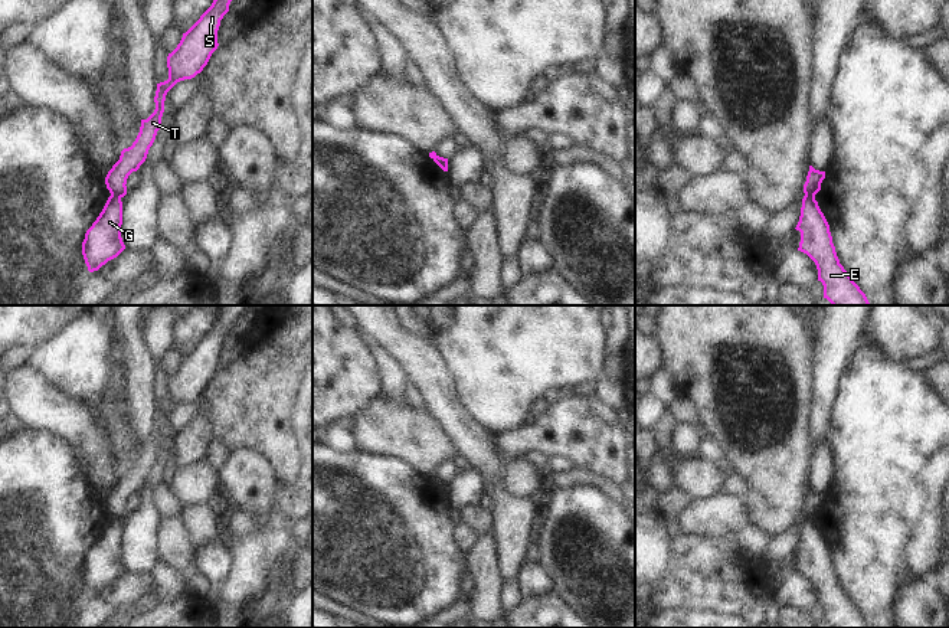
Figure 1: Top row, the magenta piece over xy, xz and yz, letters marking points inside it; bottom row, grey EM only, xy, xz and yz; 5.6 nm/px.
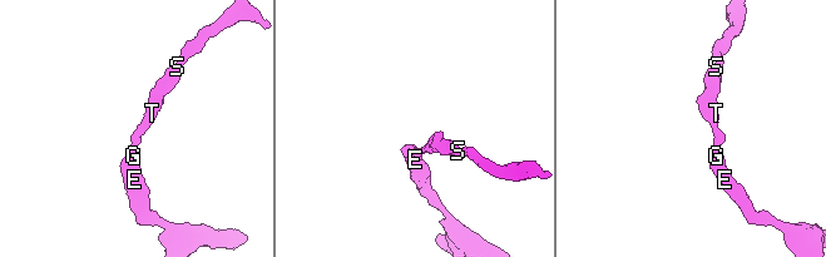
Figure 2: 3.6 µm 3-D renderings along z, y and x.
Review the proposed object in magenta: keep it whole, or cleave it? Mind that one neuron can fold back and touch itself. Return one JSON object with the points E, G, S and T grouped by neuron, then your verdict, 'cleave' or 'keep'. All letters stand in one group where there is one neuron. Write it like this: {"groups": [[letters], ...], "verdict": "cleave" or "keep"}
{"groups": [["E", "G"], ["S", "T"]], "verdict": "cleave"}

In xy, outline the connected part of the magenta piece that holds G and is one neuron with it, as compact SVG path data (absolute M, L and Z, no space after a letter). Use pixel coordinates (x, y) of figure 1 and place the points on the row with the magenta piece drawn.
M111 194L82 242L82 255L89 272L98 271L125 249L121 225L122 202Z

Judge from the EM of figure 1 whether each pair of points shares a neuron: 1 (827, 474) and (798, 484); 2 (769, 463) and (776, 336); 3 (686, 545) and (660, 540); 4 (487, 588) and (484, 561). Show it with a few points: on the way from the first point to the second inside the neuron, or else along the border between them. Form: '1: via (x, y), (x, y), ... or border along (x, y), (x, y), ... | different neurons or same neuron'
1: border along (812, 448), (808, 487) | different neurons
2: via (794, 431), (798, 421), (799, 398), (792, 368) | same neuron
3: border along (676, 537), (674, 569), (667, 576) | different neurons
4: via (487, 581), (484, 568) | same neuron

